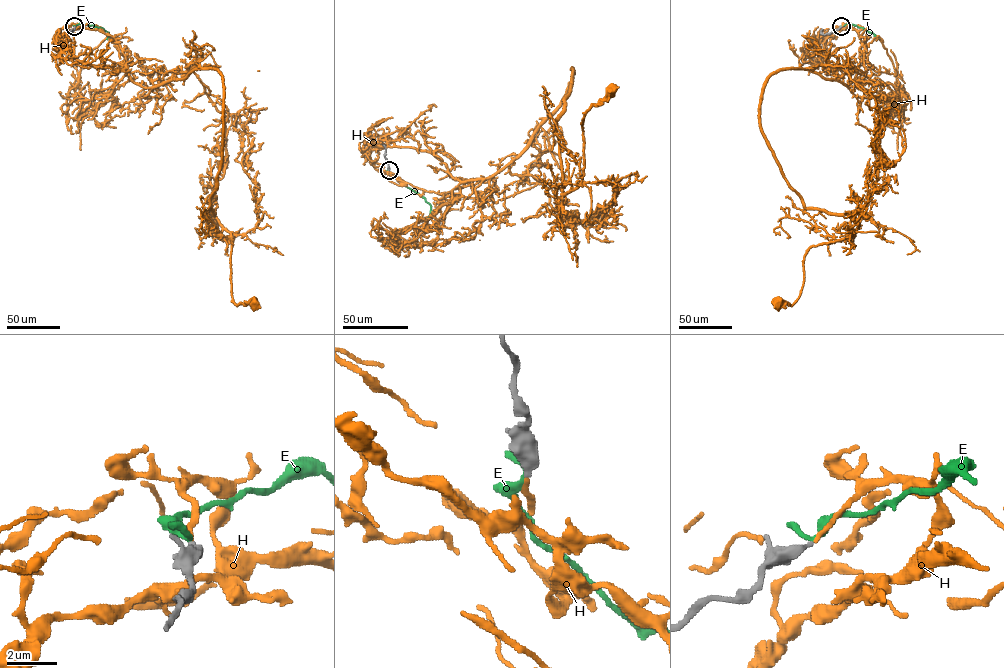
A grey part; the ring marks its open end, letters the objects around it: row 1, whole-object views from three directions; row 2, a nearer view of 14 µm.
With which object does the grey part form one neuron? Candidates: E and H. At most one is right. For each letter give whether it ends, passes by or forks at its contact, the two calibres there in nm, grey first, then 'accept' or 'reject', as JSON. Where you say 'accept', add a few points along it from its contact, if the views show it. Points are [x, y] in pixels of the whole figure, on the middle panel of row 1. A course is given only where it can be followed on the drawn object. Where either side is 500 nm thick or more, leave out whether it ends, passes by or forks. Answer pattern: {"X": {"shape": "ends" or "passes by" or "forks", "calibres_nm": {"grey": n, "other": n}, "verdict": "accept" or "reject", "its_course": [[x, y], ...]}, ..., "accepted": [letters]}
{"E": {"shape": "passes by", "calibres_nm": {"grey": 420, "other": 200}, "verdict": "reject"}, "H": {"shape": "ends", "calibres_nm": {"grey": 360, "other": 190}, "verdict": "accept", "its_course": [[389, 170], [444, 194], [509, 163], [575, 246], [562, 181], [580, 181], [584, 114], [611, 91]]}, "accepted": ["H"]}

